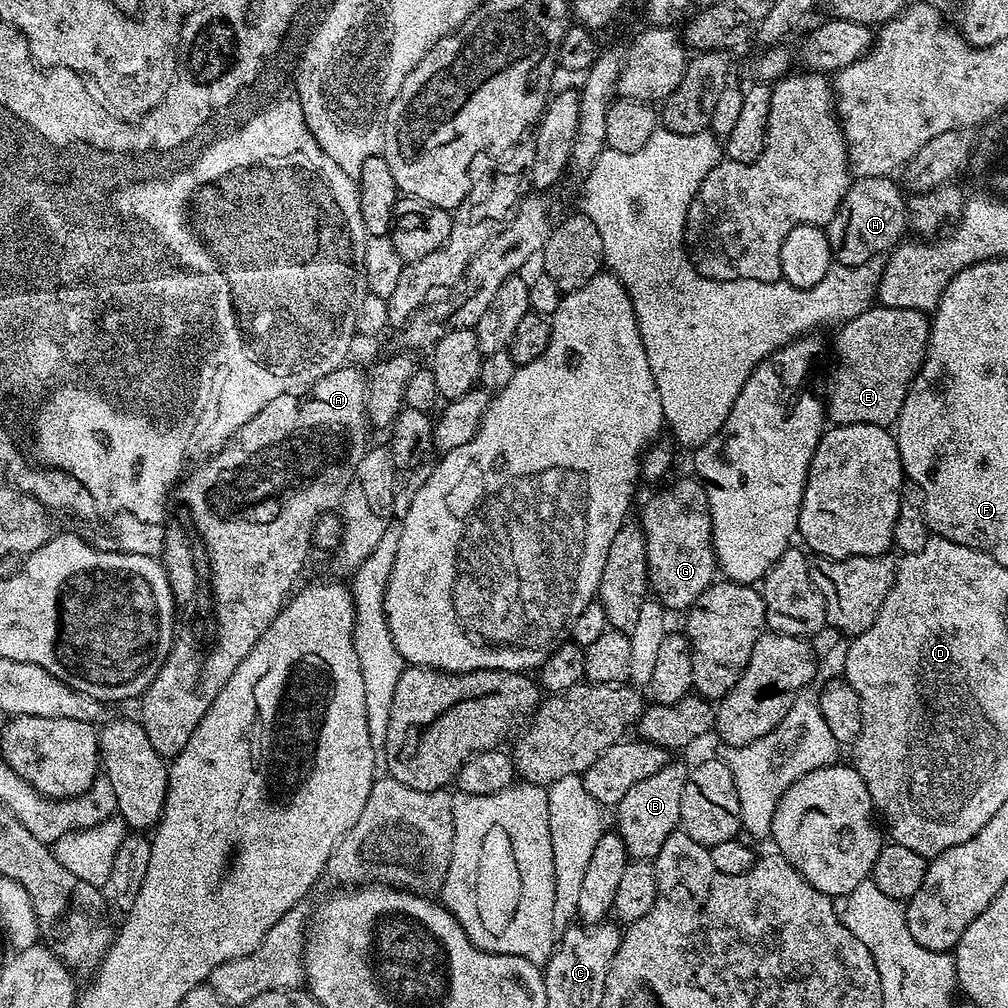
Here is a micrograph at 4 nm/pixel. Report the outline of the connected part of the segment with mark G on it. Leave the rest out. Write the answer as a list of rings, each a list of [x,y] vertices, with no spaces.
[[[699,479],[676,480],[672,488],[656,492],[644,504],[638,523],[644,530],[650,569],[650,588],[665,609],[683,613],[718,576],[712,545],[710,502]]]

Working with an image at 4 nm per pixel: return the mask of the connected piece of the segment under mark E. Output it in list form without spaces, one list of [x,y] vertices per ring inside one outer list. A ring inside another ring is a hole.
[[[873,306],[867,308],[862,314],[858,314],[852,320],[846,320],[839,325],[836,336],[836,365],[832,368],[832,377],[828,380],[828,400],[826,396],[826,416],[833,425],[838,424],[873,424],[879,428],[888,428],[895,425],[902,410],[902,402],[906,402],[908,387],[912,380],[920,372],[920,367],[924,365],[924,358],[928,354],[928,339],[932,334],[932,326],[929,317],[918,310],[906,310],[905,308],[886,308],[883,306]]]

